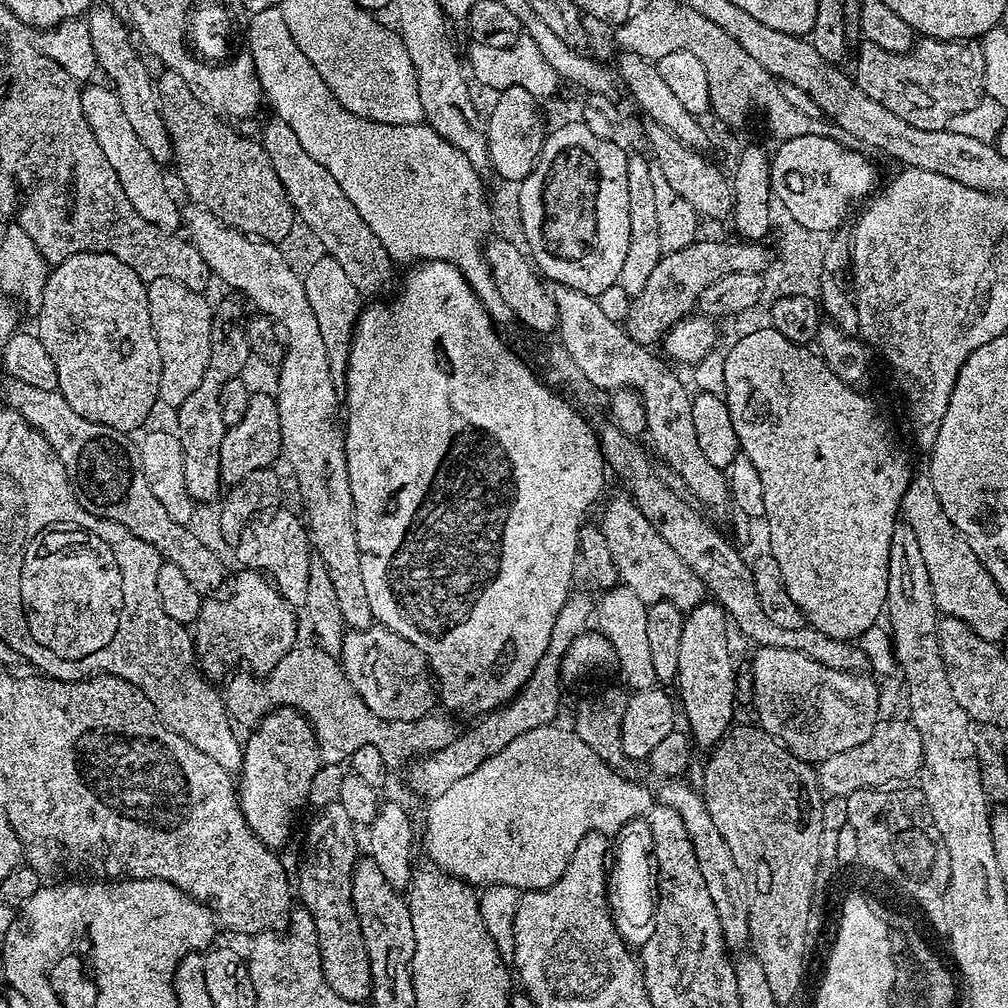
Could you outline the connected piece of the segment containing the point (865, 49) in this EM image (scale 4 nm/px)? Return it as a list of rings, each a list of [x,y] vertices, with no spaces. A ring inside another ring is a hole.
[[[917,39],[904,53],[891,53],[869,42],[861,43],[856,52],[856,84],[874,102],[882,102],[886,110],[898,114],[902,122],[918,126],[918,130],[942,130],[950,118],[976,107],[986,93],[984,46],[974,40]]]

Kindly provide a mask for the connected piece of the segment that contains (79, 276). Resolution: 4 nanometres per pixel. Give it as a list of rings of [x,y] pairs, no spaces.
[[[105,252],[74,254],[74,258],[66,258],[49,271],[45,288],[42,290],[38,311],[40,313],[36,316],[34,331],[39,336],[42,346],[46,346],[50,359],[54,361],[54,370],[58,370],[58,391],[64,395],[66,402],[70,402],[70,407],[77,414],[82,414],[82,418],[90,418],[90,422],[98,422],[102,426],[110,426],[119,432],[135,433],[135,428],[151,414],[152,407],[157,407],[160,398],[160,375],[162,374],[162,358],[158,350],[154,326],[150,322],[147,283],[141,280],[138,274],[134,274],[134,270],[130,270],[130,266],[126,266],[126,262],[114,258],[114,254],[106,254]]]

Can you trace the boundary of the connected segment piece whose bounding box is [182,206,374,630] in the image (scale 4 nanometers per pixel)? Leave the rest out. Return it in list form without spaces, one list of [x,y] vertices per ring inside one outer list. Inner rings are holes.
[[[188,206],[182,212],[182,224],[190,237],[192,245],[206,258],[206,266],[213,277],[224,284],[229,284],[236,292],[241,292],[255,311],[261,316],[271,316],[272,323],[282,333],[284,341],[284,361],[278,365],[280,377],[276,380],[276,405],[278,406],[278,426],[280,427],[280,450],[283,459],[292,463],[292,472],[296,475],[296,488],[304,499],[306,527],[310,543],[318,557],[319,563],[329,572],[334,582],[335,595],[339,599],[339,607],[349,629],[373,627],[374,621],[370,610],[370,601],[366,594],[366,585],[362,582],[362,558],[358,550],[358,534],[356,533],[356,515],[354,514],[354,498],[350,494],[350,478],[346,466],[346,446],[344,434],[345,421],[342,419],[342,396],[336,393],[336,380],[332,377],[334,366],[326,358],[326,345],[322,342],[322,330],[318,330],[318,318],[314,318],[314,310],[310,310],[310,298],[306,298],[306,290],[301,273],[291,268],[280,253],[277,245],[271,240],[257,240],[242,235],[238,230],[229,228],[222,223],[210,210],[199,206]]]

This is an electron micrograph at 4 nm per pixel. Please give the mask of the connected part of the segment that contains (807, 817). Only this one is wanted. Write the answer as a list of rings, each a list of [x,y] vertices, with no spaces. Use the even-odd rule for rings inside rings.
[[[740,724],[728,729],[728,733],[722,737],[715,748],[711,749],[708,765],[704,768],[704,788],[702,795],[706,810],[710,810],[710,819],[714,821],[714,827],[722,838],[726,838],[726,846],[730,846],[730,854],[738,870],[742,872],[744,883],[744,897],[748,903],[748,917],[750,918],[750,934],[748,944],[751,955],[762,964],[766,974],[766,981],[770,984],[770,991],[776,999],[776,1003],[785,1006],[800,992],[804,984],[804,955],[808,952],[808,923],[812,920],[812,895],[818,892],[815,884],[815,870],[819,864],[819,840],[823,834],[823,806],[826,799],[825,793],[820,790],[820,780],[816,776],[816,768],[806,760],[800,760],[788,748],[785,748],[779,740],[767,732],[765,728],[752,724]]]

